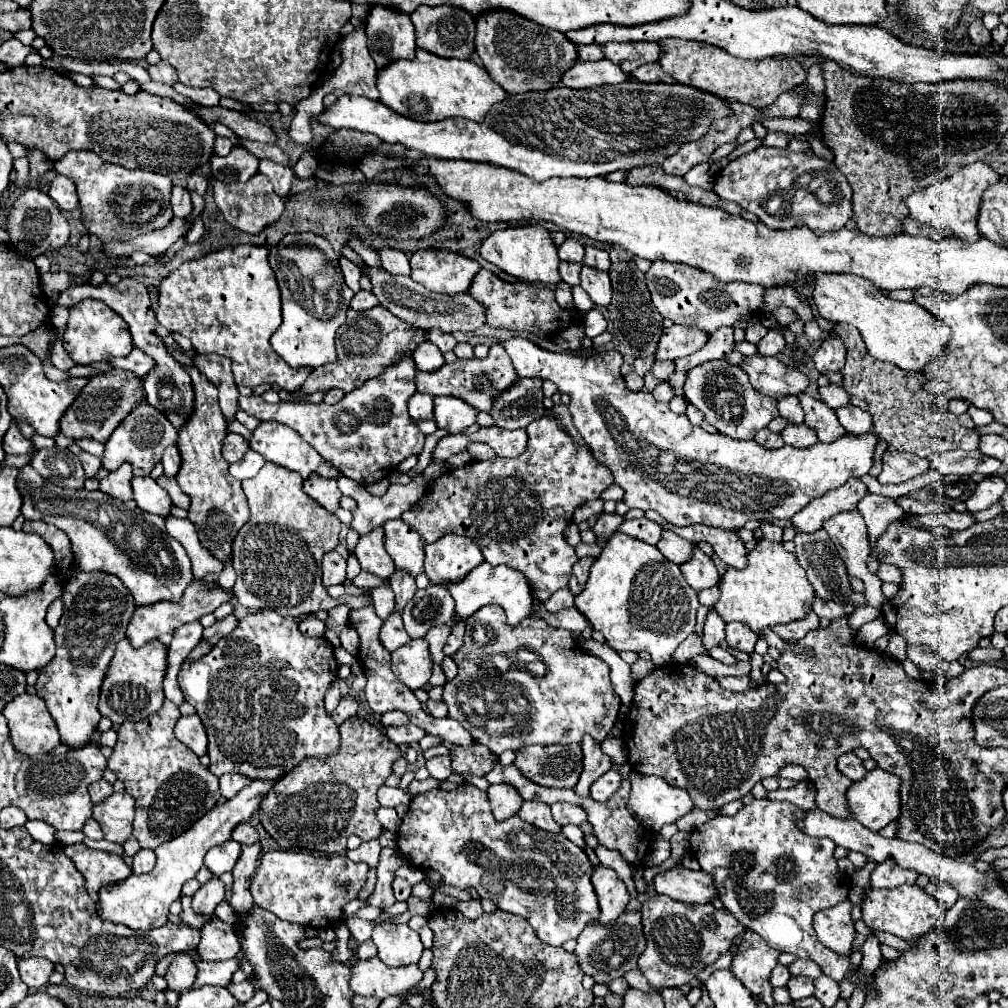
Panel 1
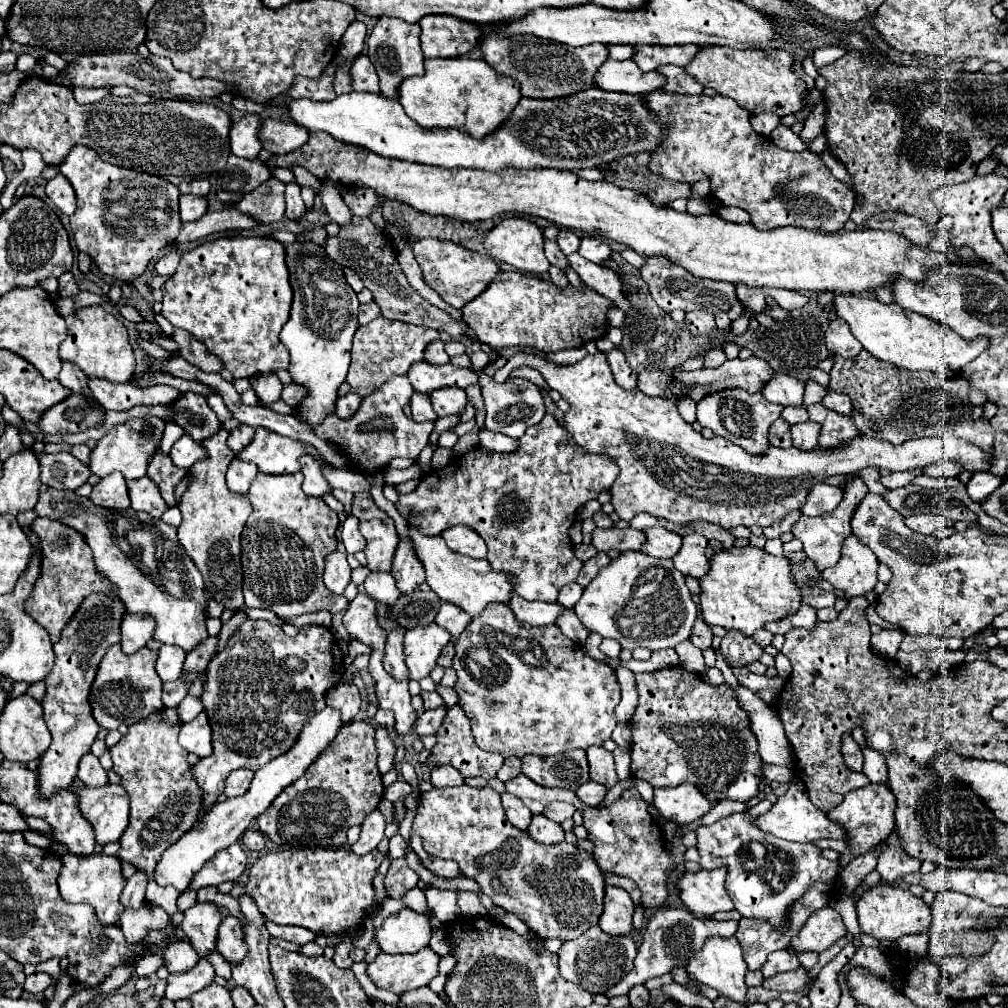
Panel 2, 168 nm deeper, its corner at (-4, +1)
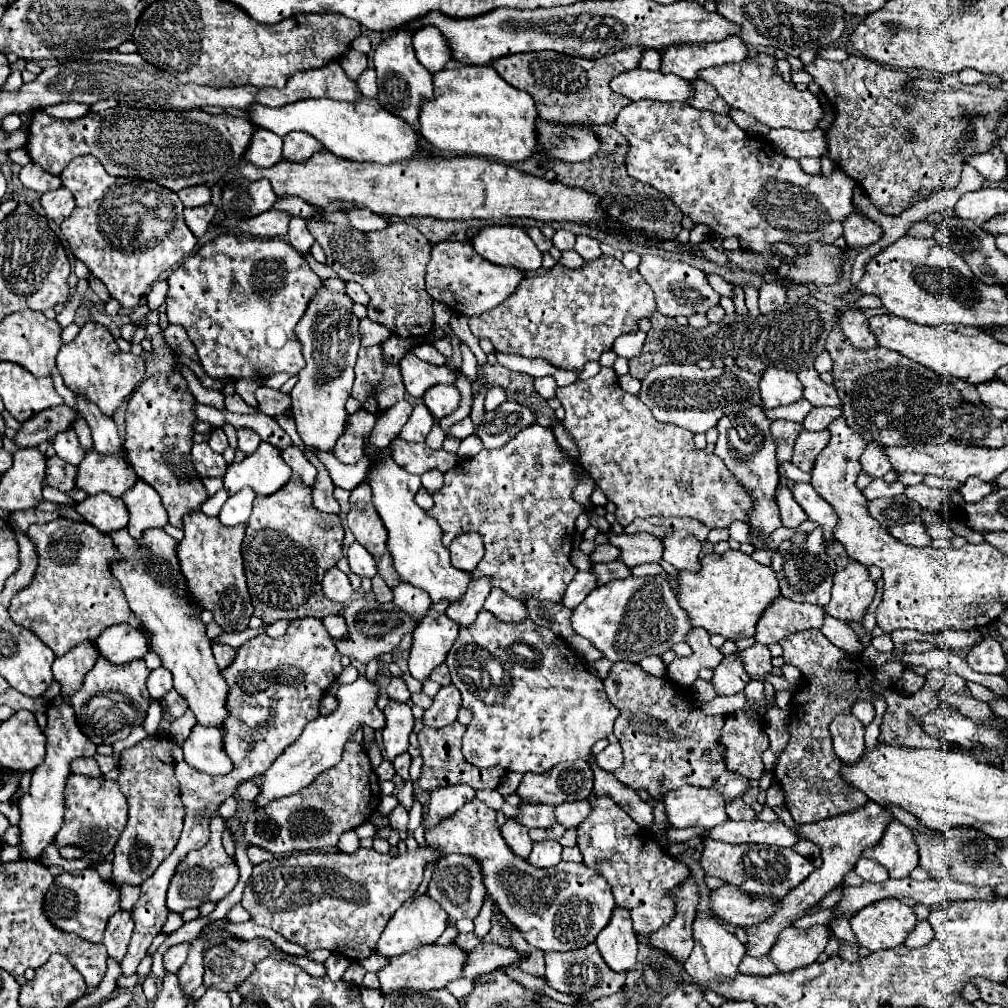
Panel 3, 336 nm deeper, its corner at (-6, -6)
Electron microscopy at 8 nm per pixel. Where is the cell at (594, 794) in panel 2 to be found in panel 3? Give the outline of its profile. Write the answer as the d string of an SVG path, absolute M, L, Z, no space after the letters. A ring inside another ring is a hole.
M573 801L573 803L563 803L555 807L555 819L565 829L579 825L589 813L591 813L591 805L587 801Z

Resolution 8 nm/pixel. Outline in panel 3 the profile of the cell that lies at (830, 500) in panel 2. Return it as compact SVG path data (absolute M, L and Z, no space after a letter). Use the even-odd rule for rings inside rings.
M805 481L793 483L791 493L793 493L795 501L803 507L803 511L809 515L809 519L815 521L817 525L821 525L823 539L827 543L835 541L833 529L837 525L837 515L833 513L833 507L809 483L805 483Z

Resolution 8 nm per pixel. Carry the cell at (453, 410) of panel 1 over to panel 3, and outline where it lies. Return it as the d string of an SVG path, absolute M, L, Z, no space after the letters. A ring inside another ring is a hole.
M435 385L429 389L429 393L423 395L423 401L427 409L431 411L431 415L441 419L457 409L461 395L453 385Z

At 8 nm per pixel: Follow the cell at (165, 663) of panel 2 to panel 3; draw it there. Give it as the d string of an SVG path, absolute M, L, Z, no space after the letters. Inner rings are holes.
M163 667L153 669L149 673L149 677L147 677L147 689L149 689L149 693L151 693L153 699L161 699L167 691L173 689L173 685L171 685L171 673L167 669L163 669Z

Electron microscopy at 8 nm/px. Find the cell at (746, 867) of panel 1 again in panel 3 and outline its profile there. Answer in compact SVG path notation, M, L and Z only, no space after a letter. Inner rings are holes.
M705 839L705 849L701 855L701 867L707 875L715 875L731 885L737 885L739 889L747 891L755 897L785 897L791 889L795 889L799 883L803 883L811 871L815 869L813 863L799 853L791 849L765 849L765 851L753 851L759 845L731 845L721 843L713 839Z

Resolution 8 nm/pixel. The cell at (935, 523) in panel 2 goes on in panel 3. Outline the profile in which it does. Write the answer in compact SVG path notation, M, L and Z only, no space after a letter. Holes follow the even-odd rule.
M913 521L913 523L907 523L907 525L893 525L893 527L887 527L887 531L905 545L925 547L925 545L931 543L929 535L925 533L925 525L921 521Z

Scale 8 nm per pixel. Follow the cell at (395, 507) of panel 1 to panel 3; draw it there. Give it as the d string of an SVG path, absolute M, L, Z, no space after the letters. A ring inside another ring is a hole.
M355 541L349 551L347 551L347 559L349 559L349 567L355 575L359 577L369 577L373 579L377 575L377 567L375 567L375 559Z

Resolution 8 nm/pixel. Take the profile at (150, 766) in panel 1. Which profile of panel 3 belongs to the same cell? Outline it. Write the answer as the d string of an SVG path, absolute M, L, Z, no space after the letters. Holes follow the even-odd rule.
M155 735L121 753L121 773L117 781L121 785L121 793L127 797L129 821L113 851L113 881L117 885L141 885L153 875L159 863L171 855L179 841L185 807L173 773L175 761L169 753L173 745L175 743L167 735Z

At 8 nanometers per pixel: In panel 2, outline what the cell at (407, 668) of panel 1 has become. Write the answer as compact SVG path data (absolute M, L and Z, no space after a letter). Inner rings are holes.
M437 624L427 628L413 628L405 634L405 664L411 680L421 680L437 666L437 658L445 644L451 640L449 632Z

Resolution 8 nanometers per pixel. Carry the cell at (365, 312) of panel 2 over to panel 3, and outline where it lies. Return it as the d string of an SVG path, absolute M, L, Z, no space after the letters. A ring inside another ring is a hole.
M361 319L359 323L359 335L361 335L361 347L371 347L371 345L381 345L391 337L391 331L371 319Z

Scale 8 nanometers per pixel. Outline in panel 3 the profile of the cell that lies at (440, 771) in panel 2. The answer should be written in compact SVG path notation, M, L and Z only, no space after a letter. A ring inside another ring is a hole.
M451 785L431 791L427 813L421 817L421 827L423 829L435 827L439 821L453 815L473 797L475 797L475 789L471 789L469 785Z

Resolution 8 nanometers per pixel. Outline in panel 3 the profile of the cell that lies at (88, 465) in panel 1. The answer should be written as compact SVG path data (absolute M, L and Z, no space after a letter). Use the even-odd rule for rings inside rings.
M65 429L63 433L57 433L53 439L53 447L55 447L57 455L71 465L79 465L85 455L83 447L79 445L77 433L73 429Z

